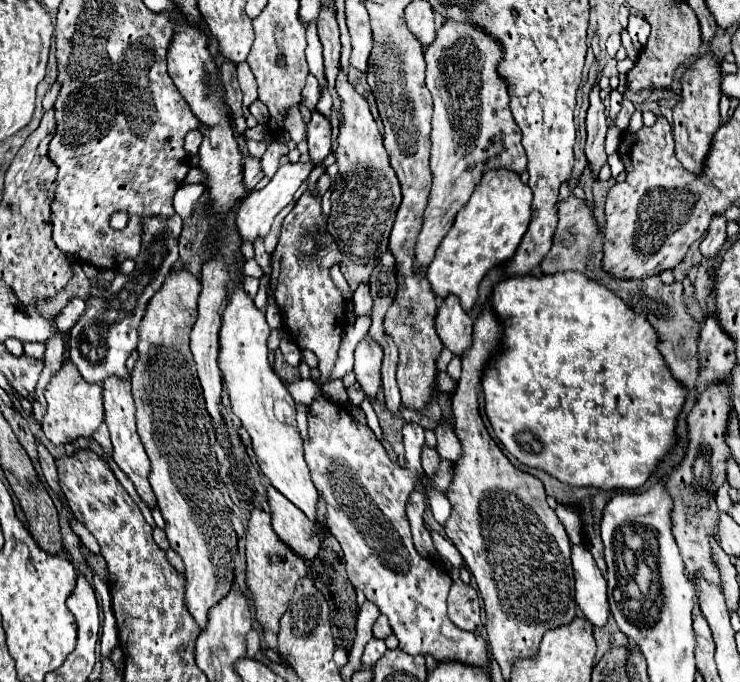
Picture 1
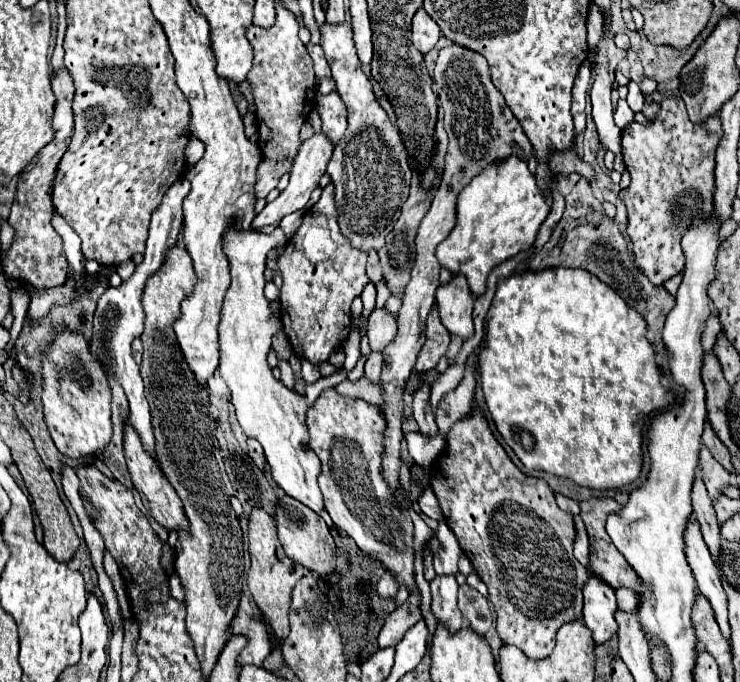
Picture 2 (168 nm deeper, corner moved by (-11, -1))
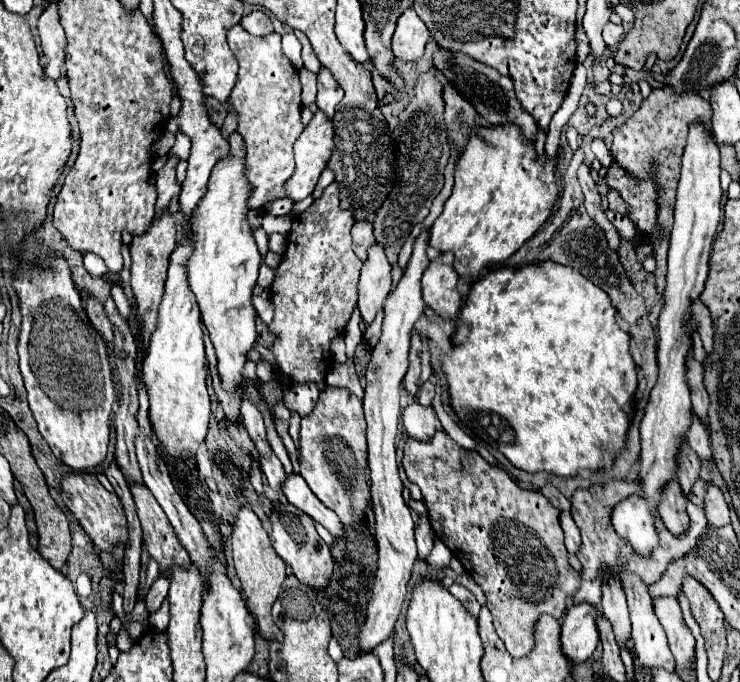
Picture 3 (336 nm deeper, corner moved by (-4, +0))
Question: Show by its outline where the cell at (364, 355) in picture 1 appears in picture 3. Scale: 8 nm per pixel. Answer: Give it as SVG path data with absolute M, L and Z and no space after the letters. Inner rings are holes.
M372 244L368 250L368 258L360 270L358 282L358 310L366 324L370 324L376 312L384 306L392 286L392 266L384 254L380 244Z

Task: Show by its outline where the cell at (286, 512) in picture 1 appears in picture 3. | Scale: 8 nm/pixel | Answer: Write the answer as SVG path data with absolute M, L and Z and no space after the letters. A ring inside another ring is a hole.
M282 500L282 502L274 504L272 514L270 514L270 522L272 522L272 532L270 532L272 546L274 546L276 554L292 568L292 572L300 580L300 584L306 584L314 590L326 588L328 580L332 576L332 570L334 570L334 562L330 556L330 548L318 536L312 518L308 518L308 514L304 514L302 510L298 510L290 502Z

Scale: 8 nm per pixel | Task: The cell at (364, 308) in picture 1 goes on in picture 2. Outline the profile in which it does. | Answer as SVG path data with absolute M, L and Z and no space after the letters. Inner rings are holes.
M369 251L369 261L367 261L367 277L371 279L371 283L379 283L383 279L381 275L381 267L379 267L379 257L375 251Z

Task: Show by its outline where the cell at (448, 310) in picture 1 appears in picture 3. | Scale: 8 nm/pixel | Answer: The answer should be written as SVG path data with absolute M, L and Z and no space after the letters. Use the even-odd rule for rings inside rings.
M442 252L430 262L422 276L422 298L426 306L438 312L442 318L456 318L462 306L462 296L458 294L456 282L458 274L452 266L454 258L450 252Z

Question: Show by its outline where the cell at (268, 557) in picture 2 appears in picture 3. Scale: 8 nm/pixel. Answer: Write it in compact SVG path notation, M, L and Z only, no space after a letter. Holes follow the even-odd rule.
M240 508L236 522L234 522L234 530L232 530L232 556L234 556L234 566L236 566L236 574L240 578L242 584L242 594L246 598L246 606L250 610L250 614L256 618L256 628L258 634L266 640L276 640L276 638L284 638L284 634L280 634L280 630L274 626L272 616L270 616L270 608L274 604L274 600L278 598L280 586L286 578L286 564L284 560L274 552L268 532L262 528L258 516L248 508Z

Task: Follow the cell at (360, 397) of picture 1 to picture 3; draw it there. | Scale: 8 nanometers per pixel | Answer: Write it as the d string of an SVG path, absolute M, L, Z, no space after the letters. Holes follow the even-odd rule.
M384 308L376 314L376 318L372 320L372 324L366 328L366 332L364 332L364 338L368 340L368 346L370 348L374 348L376 346L376 342L378 342L378 338L380 338L380 326L382 326L382 320L384 320Z

